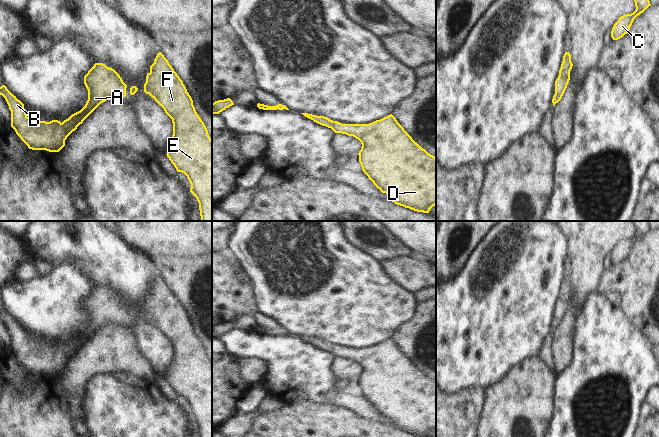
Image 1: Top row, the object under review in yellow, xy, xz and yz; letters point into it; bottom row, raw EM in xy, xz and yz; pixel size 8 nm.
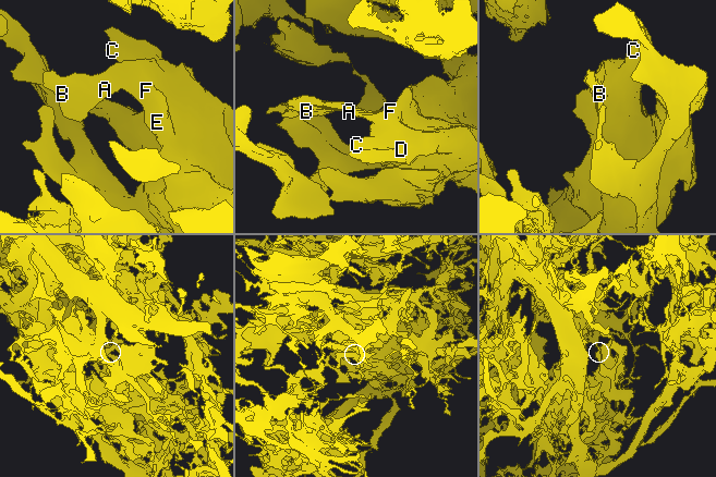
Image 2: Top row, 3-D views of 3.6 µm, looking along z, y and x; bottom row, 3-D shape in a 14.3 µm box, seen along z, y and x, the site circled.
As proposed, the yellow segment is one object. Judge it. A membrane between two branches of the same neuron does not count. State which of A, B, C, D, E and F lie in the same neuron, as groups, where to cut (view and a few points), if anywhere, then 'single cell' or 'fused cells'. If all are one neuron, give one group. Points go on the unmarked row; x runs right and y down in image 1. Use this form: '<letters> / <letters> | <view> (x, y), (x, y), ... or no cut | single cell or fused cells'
A B C D E F | no cut | single cell

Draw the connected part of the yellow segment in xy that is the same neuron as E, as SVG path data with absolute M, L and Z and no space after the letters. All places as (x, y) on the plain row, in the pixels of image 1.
M159 276L146 300L144 316L149 318L172 343L173 359L167 375L167 381L177 396L184 397L190 408L190 416L199 427L200 437L212 437L212 363L197 338L193 324L183 305L174 295L164 279Z

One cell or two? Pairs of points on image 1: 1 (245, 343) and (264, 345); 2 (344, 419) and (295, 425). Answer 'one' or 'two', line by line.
1: one
2: one

